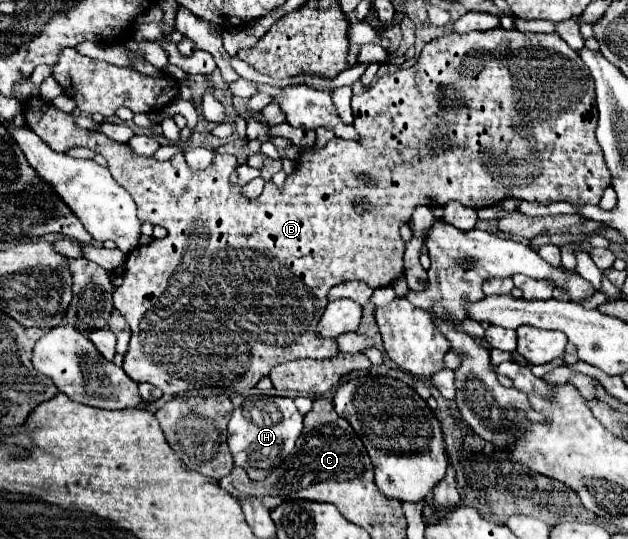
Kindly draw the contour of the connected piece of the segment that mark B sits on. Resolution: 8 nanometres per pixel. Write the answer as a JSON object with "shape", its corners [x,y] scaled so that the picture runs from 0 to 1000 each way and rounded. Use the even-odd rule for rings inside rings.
{"shape":[[[790,52],[780,59],[752,59],[752,63],[710,63],[701,71],[685,74],[662,119],[656,126],[631,130],[621,137],[611,137],[602,156],[586,163],[573,178],[561,178],[561,204],[564,204],[564,237],[573,249],[570,263],[557,260],[541,260],[529,256],[513,278],[494,275],[481,282],[481,297],[471,301],[471,319],[459,327],[452,356],[446,356],[436,341],[424,341],[417,360],[408,371],[385,371],[379,364],[382,345],[366,345],[366,323],[376,319],[376,293],[369,286],[344,286],[341,304],[322,319],[309,319],[296,308],[293,286],[280,286],[264,301],[252,301],[245,293],[229,293],[229,289],[213,289],[213,282],[204,275],[204,267],[191,267],[182,260],[172,260],[172,252],[159,245],[143,245],[134,237],[124,237],[118,230],[118,215],[105,212],[92,200],[86,200],[80,189],[67,182],[45,182],[35,193],[35,215],[41,230],[89,282],[105,282],[108,275],[118,271],[134,271],[150,278],[153,286],[162,286],[172,297],[172,315],[182,327],[182,334],[213,367],[220,382],[220,401],[223,412],[239,412],[261,419],[268,427],[264,442],[245,445],[232,456],[220,456],[210,468],[204,468],[201,486],[197,486],[197,523],[191,534],[182,542],[182,568],[191,575],[191,583],[204,594],[210,609],[210,627],[207,642],[197,657],[197,675],[194,686],[213,705],[213,709],[239,709],[252,716],[261,731],[274,735],[280,727],[293,724],[309,724],[309,720],[341,720],[347,716],[350,724],[366,724],[389,731],[401,724],[414,701],[427,698],[433,683],[443,675],[475,668],[475,664],[529,664],[538,657],[535,649],[535,631],[516,631],[503,623],[503,601],[510,586],[516,583],[516,571],[522,564],[522,538],[541,523],[551,519],[580,519],[589,534],[611,534],[631,523],[643,508],[643,445],[637,438],[637,416],[650,412],[659,386],[669,378],[678,382],[707,382],[720,371],[745,382],[745,386],[774,386],[787,382],[806,367],[825,367],[825,371],[841,371],[841,375],[857,375],[857,378],[879,378],[879,375],[904,375],[914,382],[927,378],[952,378],[962,353],[971,345],[971,319],[962,304],[962,289],[955,282],[952,260],[946,252],[949,241],[949,189],[946,189],[946,156],[943,141],[933,126],[933,119],[924,111],[924,104],[882,59],[873,63],[850,63],[850,59],[828,59],[828,56],[803,56]],[[570,323],[586,323],[589,341],[573,334]],[[570,371],[589,371],[596,382],[592,393],[570,393],[567,375]]]}

